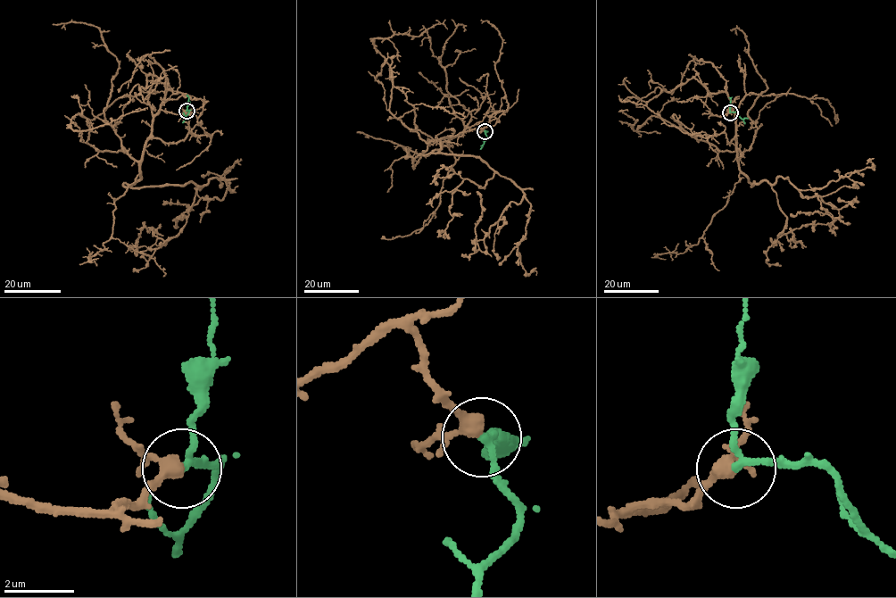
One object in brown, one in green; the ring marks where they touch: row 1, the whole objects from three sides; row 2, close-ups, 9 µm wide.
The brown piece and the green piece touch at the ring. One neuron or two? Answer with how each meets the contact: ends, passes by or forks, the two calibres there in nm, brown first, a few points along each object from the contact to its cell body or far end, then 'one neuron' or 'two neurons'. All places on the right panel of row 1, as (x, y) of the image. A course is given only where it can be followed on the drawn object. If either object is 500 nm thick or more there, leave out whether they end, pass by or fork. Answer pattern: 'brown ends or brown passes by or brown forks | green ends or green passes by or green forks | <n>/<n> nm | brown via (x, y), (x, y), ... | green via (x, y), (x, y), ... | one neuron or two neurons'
brown passes by | green passes by | 320/170 nm | brown via (730, 112), (721, 116), (734, 114), (739, 170), (751, 186), (786, 178), (840, 215), (791, 213) | green via (730, 112), (735, 112), (742, 119), (747, 119) | one neuron

